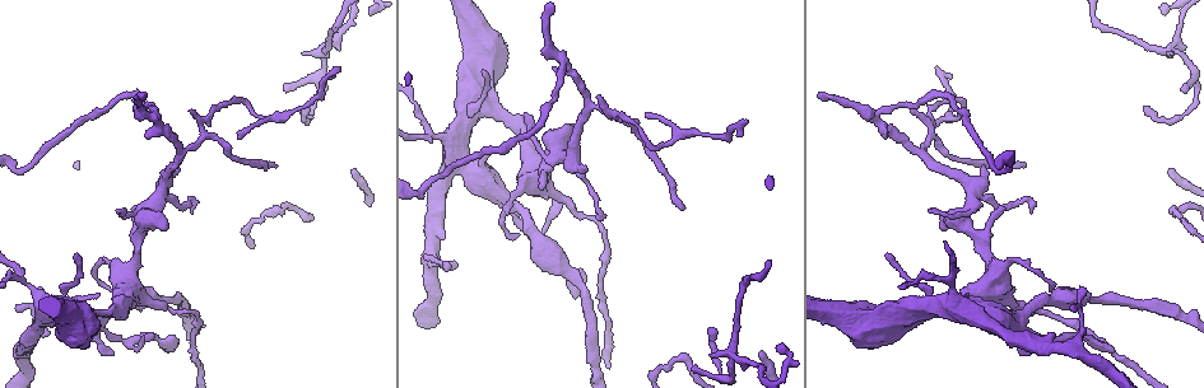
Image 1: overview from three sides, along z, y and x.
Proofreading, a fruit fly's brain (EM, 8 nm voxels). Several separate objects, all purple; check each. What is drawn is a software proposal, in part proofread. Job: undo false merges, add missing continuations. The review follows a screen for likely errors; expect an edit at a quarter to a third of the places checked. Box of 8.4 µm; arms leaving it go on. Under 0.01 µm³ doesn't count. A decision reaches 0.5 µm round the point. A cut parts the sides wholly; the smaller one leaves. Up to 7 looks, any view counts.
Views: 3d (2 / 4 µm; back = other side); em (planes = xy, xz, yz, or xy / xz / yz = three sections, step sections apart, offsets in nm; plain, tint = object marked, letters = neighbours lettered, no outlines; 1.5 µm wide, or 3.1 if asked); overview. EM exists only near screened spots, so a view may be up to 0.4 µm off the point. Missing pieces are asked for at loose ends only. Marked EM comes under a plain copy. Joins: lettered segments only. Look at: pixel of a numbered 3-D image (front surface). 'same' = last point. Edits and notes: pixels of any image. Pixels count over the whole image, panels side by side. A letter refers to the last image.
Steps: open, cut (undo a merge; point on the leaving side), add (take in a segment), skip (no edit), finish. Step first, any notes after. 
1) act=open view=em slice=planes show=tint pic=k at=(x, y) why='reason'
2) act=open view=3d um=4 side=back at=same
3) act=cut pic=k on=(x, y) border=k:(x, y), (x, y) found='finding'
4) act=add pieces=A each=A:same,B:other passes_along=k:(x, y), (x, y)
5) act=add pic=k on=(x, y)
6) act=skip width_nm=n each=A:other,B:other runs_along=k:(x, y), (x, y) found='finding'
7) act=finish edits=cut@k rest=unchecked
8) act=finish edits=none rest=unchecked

act=open view=em slice=planes show=letters pic=1 at=(339, 70) why='tapers out'

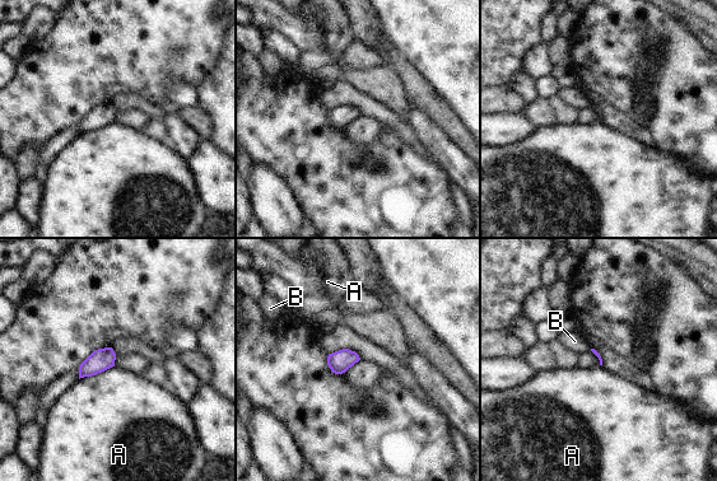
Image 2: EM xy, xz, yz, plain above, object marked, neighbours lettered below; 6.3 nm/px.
act=skip each=A:other,B:other border=2:(113, 365), (79, 379) found='none of them fits'

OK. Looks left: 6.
act=open view=em slice=planes show=tint pic=1 at=(322, 48) why='three arms meet'

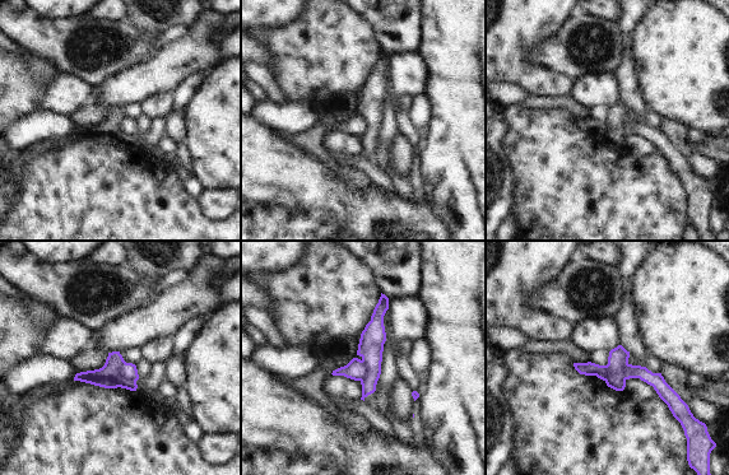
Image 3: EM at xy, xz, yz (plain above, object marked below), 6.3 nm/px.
act=open view=em slice=planes show=letters at=same

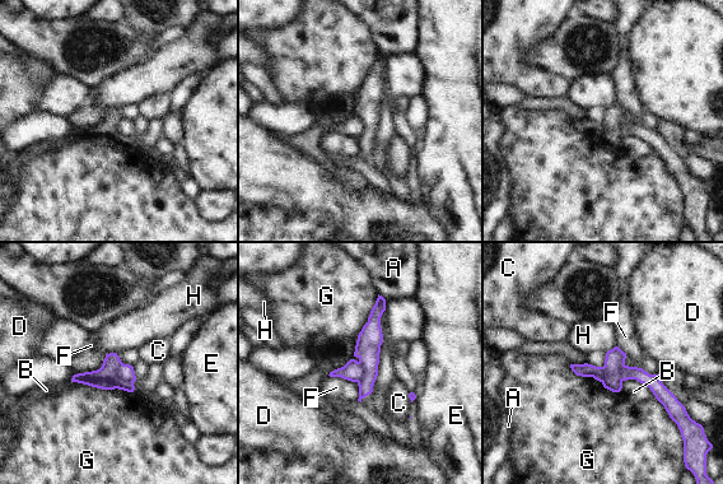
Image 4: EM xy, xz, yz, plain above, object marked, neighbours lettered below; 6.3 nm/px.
act=cut pic=4 on=(106, 377) width_nm=180 longest_contact=G:400nm each=A:other,B:other,C:other,D:other,E:other,F:other,G:other,H:other found='two cells meet here'

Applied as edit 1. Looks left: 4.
act=open view=overview

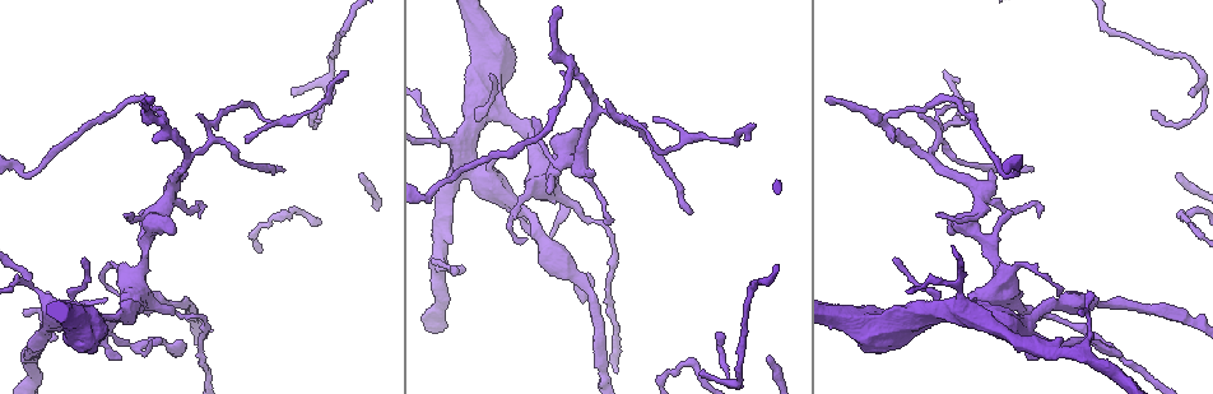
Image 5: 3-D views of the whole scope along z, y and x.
act=open view=3d um=2 pic=5 at=(156, 226) why='narrows sharply'

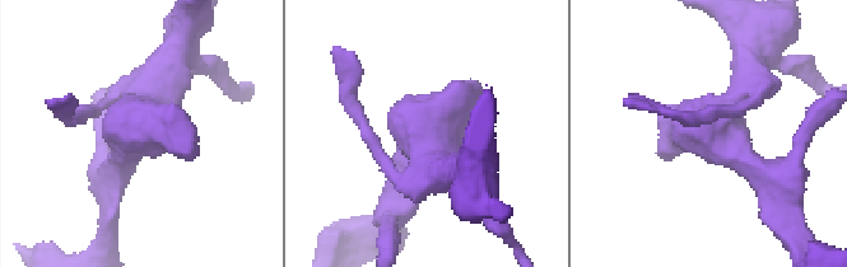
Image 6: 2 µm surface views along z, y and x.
act=open view=em slice=yz step=4 show=tint pic=6 at=(723, 134) why='shape alone is not enough'

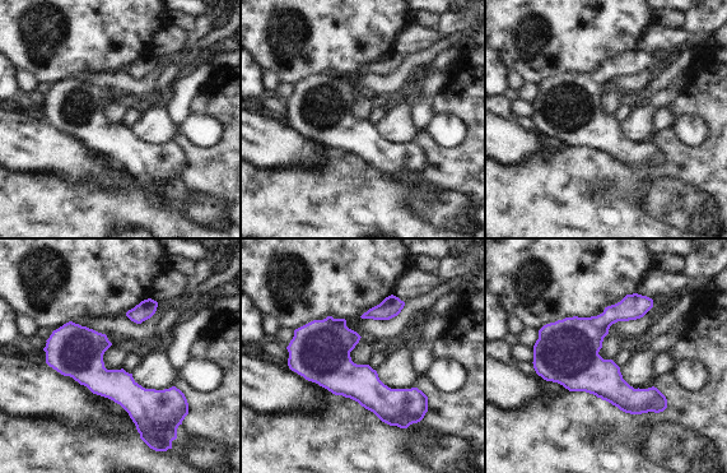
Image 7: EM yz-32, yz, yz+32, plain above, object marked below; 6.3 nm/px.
act=open view=em slice=planes show=letters at=same why='another direction'

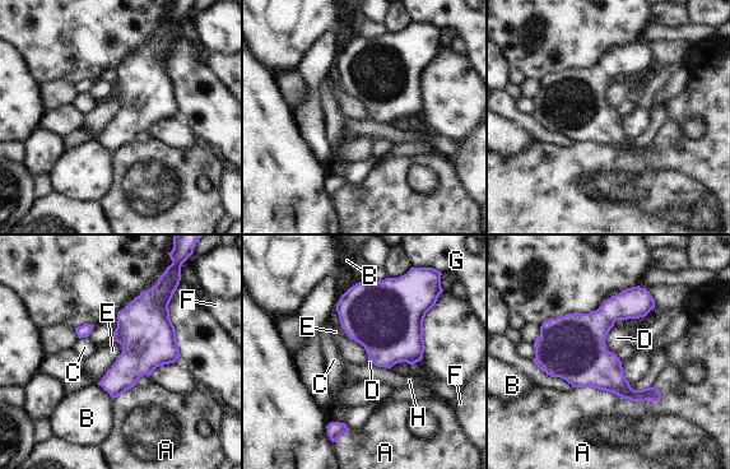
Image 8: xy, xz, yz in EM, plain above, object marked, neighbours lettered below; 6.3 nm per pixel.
act=skip longest_contact=A:550nm each=A:other,B:other,C:other,D:other,E:other,F:other,G:other,H:other border=8:(613, 325), (605, 347), (615, 354) found='continuous, no second cell'

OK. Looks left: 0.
act=finish edits=cut@4 rest=unchecked

